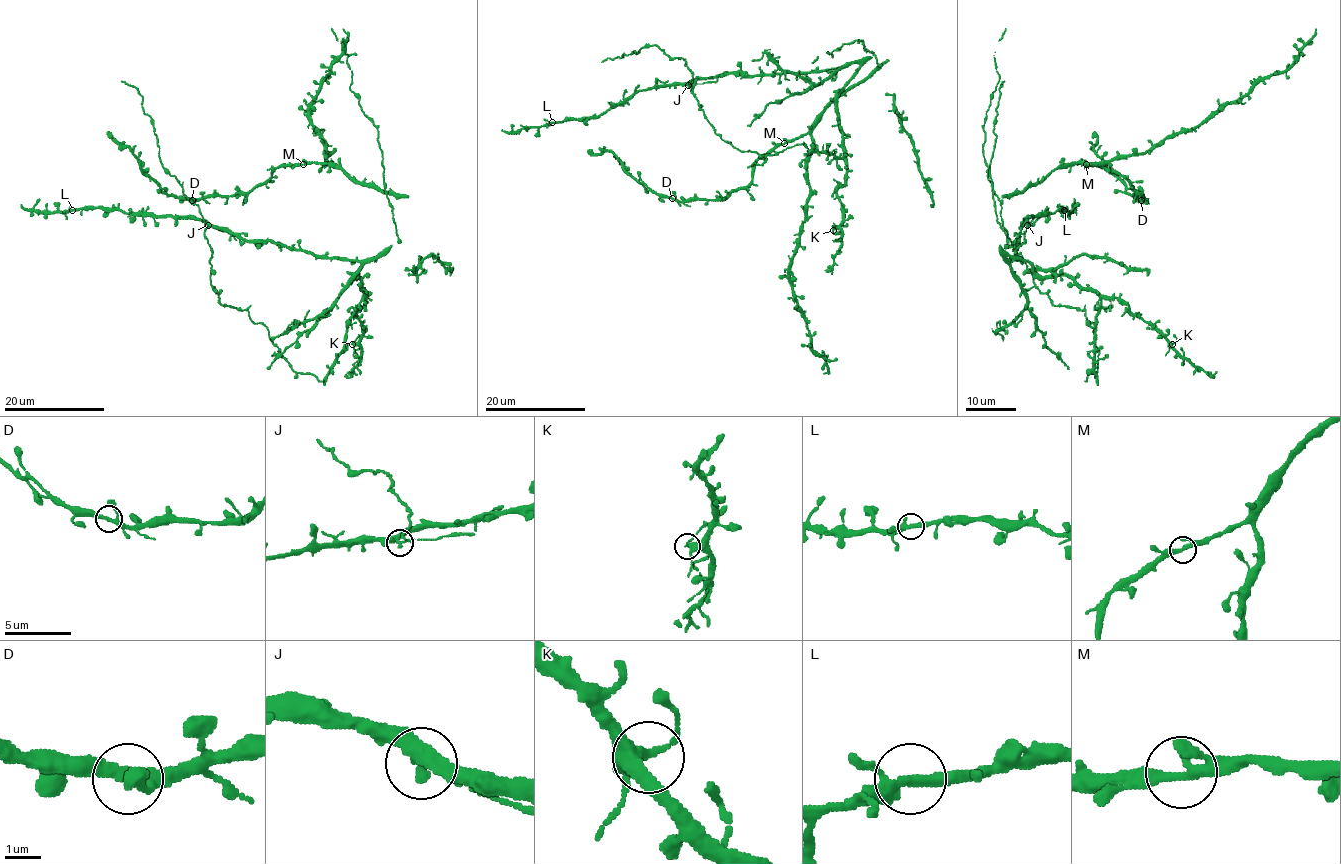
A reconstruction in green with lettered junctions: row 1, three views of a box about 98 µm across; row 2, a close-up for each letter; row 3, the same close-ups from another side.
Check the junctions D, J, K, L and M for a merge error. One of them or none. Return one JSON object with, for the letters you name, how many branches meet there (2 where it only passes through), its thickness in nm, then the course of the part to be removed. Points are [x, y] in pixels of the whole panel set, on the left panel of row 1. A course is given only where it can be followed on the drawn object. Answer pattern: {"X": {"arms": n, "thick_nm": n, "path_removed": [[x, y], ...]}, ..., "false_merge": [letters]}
{"J": {"arms": 3, "thick_nm": 300, "path_removed": [[208, 225], [227, 231], [236, 240]]}, "false_merge": ["J"]}

